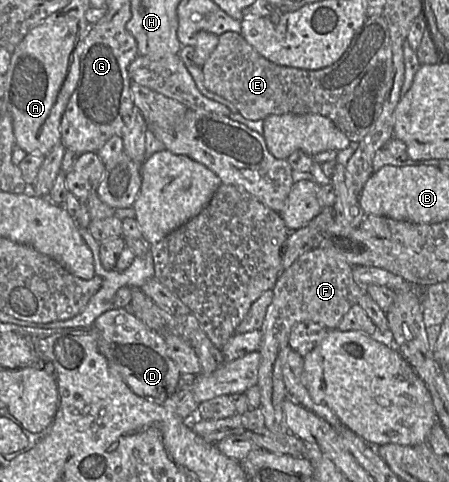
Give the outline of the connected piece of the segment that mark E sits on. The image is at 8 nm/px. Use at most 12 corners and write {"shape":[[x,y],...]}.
{"shape":[[382,16],[318,70],[274,64],[225,32],[204,86],[249,120],[329,118],[350,142],[393,85]]}

